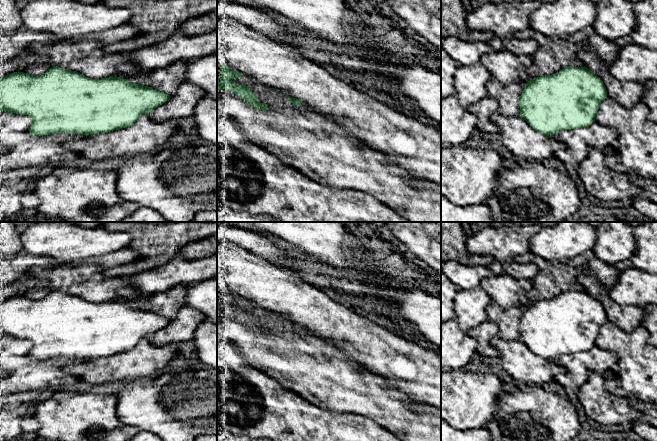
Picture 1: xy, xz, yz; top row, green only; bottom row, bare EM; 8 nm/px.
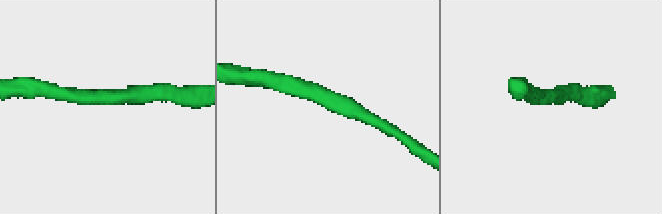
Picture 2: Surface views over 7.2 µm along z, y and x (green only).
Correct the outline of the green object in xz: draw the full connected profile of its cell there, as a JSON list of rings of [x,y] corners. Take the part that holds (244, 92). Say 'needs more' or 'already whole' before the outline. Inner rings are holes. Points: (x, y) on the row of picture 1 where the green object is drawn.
already whole; [[[221,65],[220,67],[220,83],[217,85],[217,89],[228,89],[238,95],[241,99],[245,100],[252,107],[266,112],[269,108],[265,103],[259,103],[259,95],[253,93],[254,90],[251,86],[238,85],[234,80],[244,75],[244,73],[232,69],[228,65]]]

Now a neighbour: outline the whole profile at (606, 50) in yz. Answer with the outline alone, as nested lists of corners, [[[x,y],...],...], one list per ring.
[[[592,26],[585,28],[583,31],[587,37],[584,46],[594,52],[606,65],[613,64],[619,53],[619,48],[614,41],[600,36]]]

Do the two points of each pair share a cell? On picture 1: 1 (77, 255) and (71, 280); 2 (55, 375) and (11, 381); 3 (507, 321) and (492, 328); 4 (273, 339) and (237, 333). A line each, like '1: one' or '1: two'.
1: two
2: one
3: two
4: one

